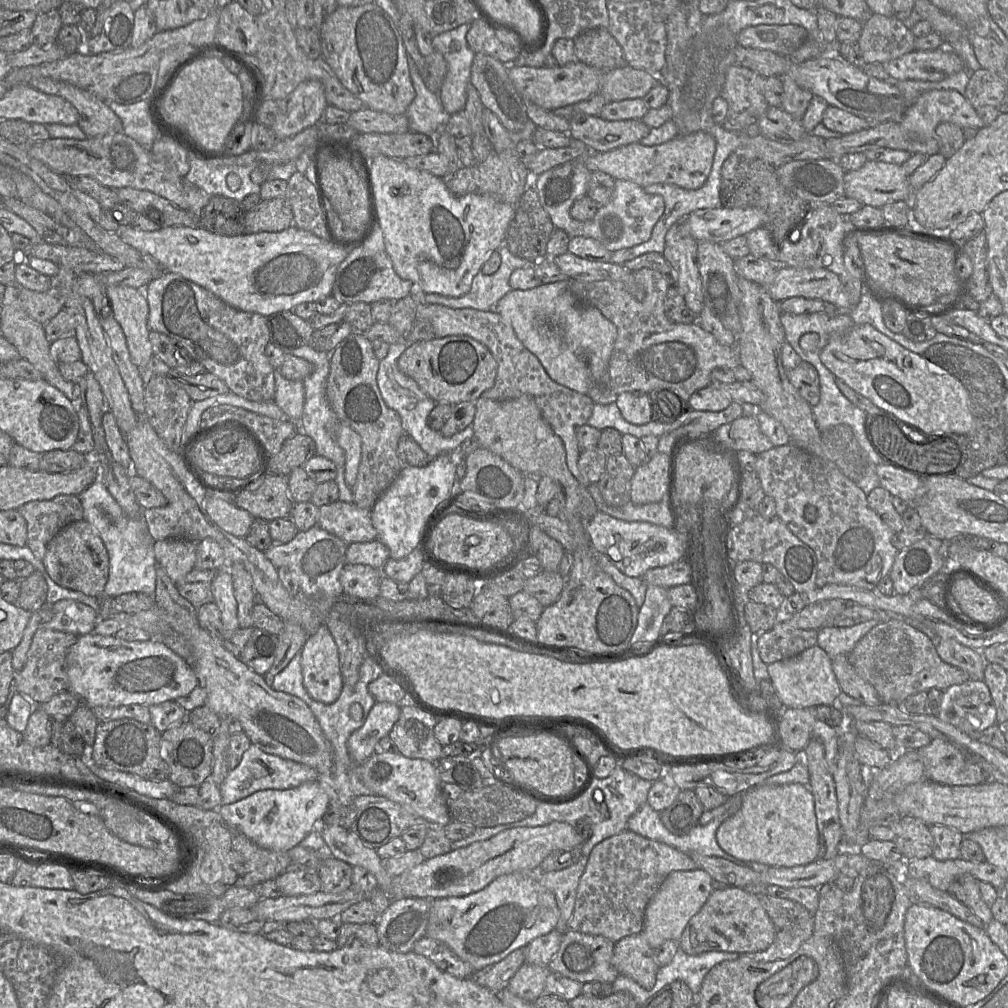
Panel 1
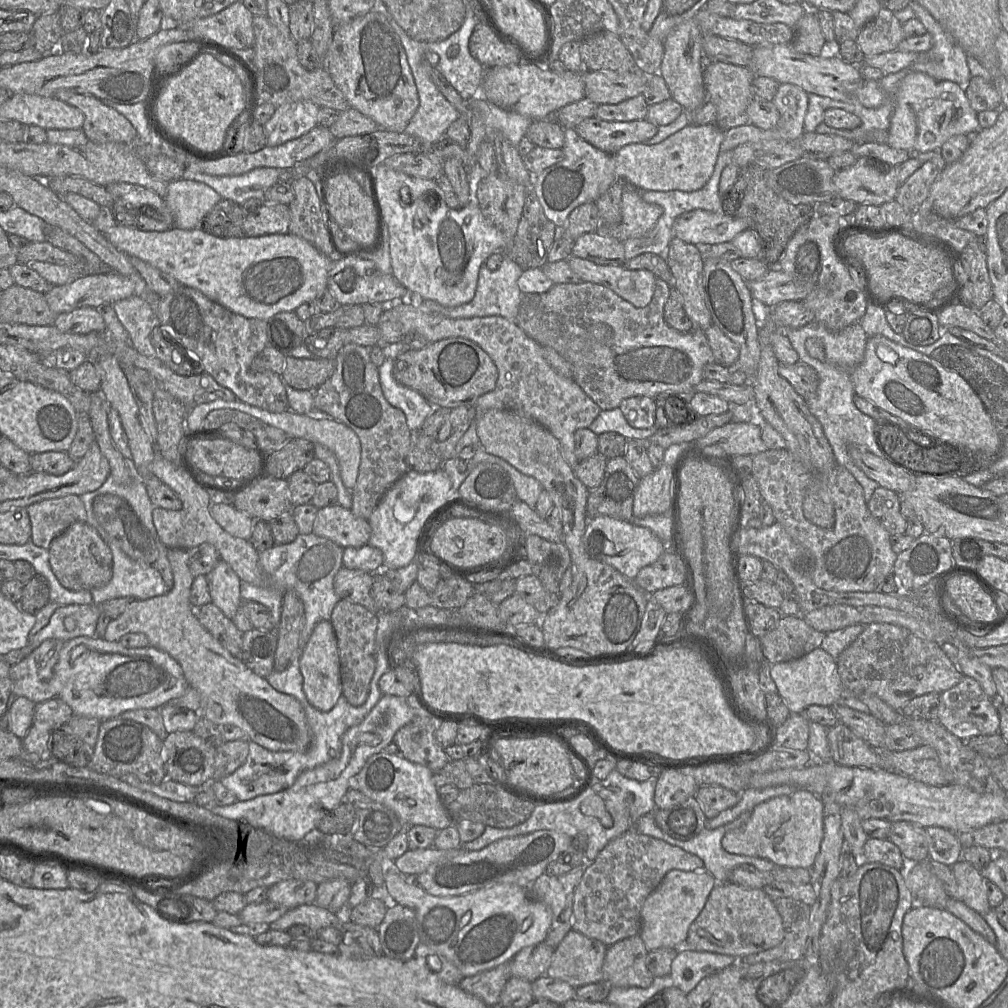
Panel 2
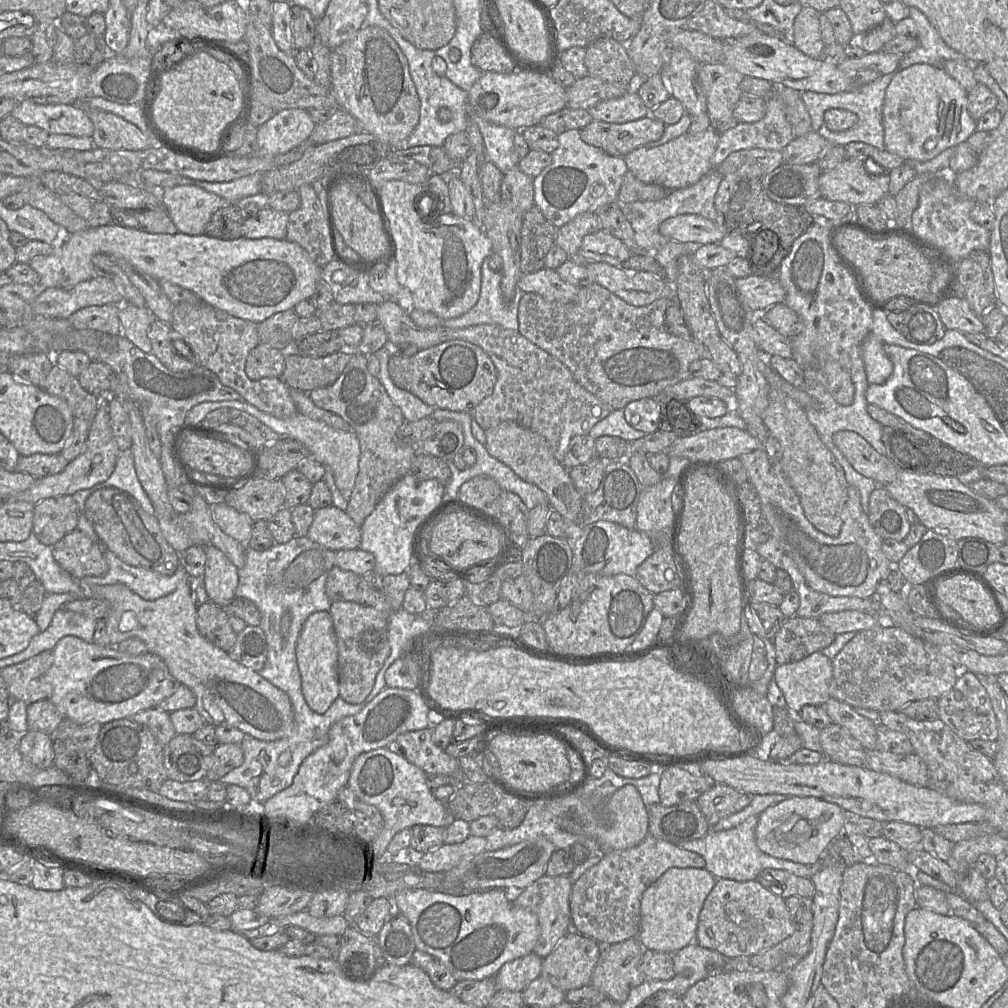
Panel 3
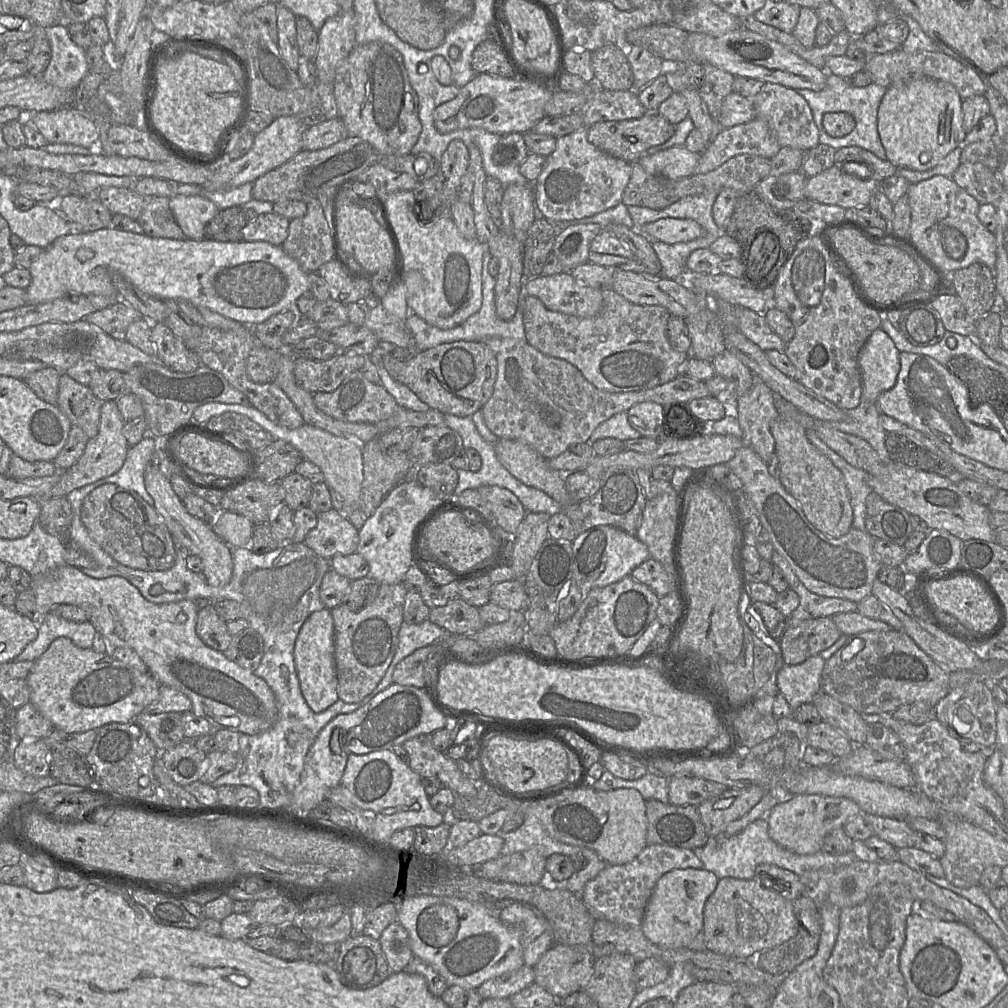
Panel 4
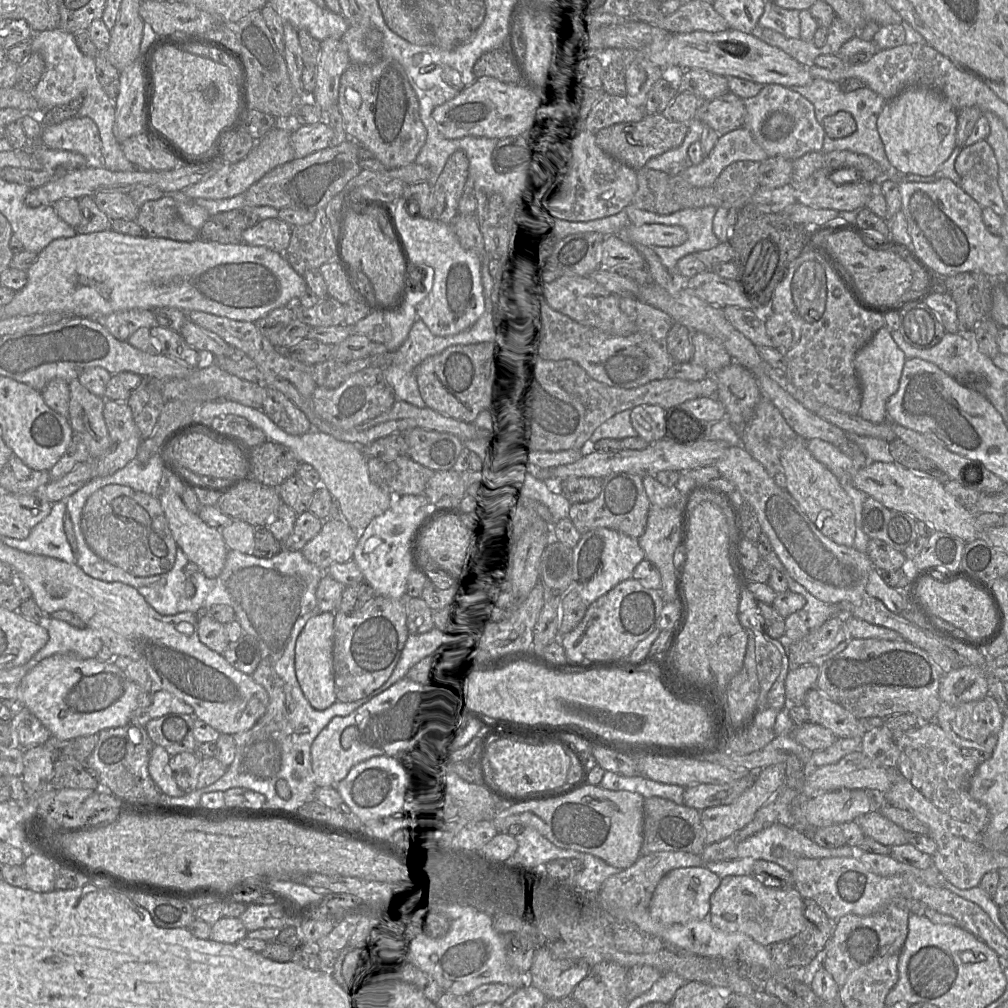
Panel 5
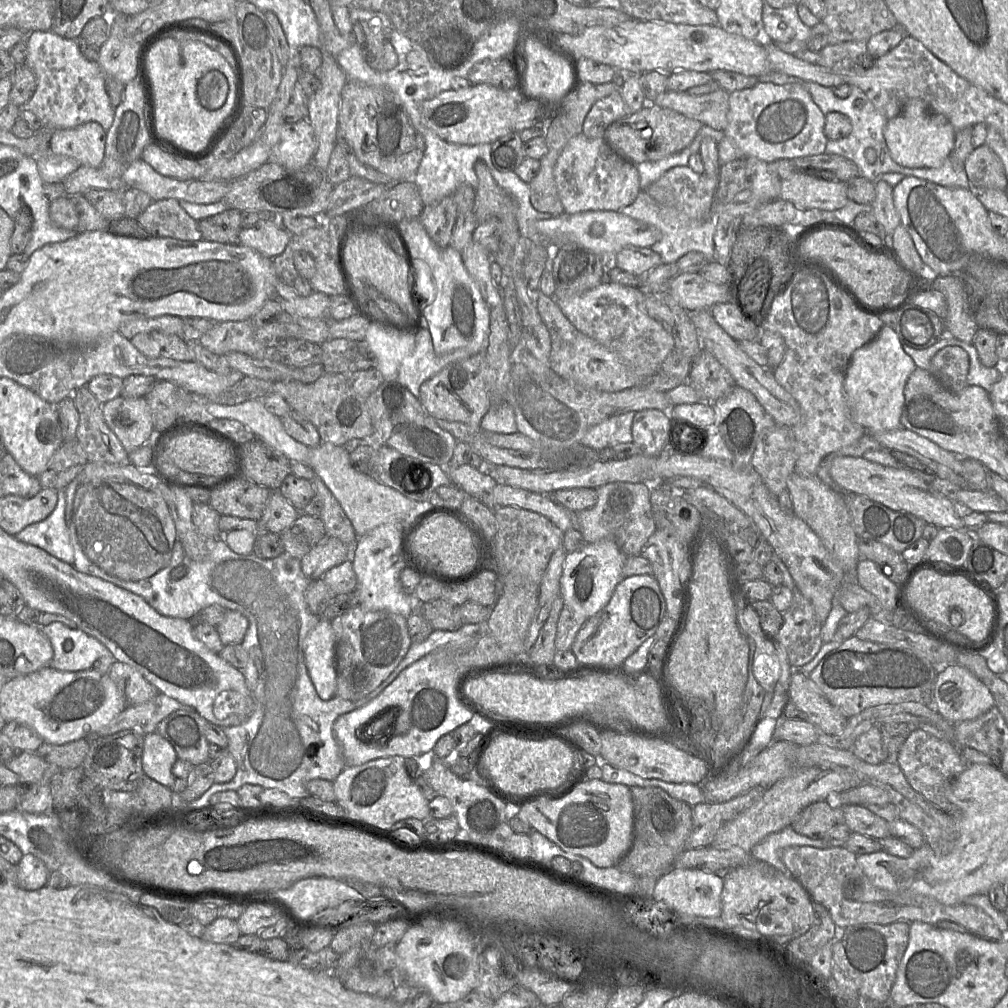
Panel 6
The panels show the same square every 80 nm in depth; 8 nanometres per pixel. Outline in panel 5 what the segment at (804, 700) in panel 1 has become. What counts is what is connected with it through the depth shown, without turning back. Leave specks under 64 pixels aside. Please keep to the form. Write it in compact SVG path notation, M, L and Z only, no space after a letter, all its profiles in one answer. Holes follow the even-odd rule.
M807 664L789 670L785 680L785 696L788 705L803 705L806 693L816 687L819 668Z

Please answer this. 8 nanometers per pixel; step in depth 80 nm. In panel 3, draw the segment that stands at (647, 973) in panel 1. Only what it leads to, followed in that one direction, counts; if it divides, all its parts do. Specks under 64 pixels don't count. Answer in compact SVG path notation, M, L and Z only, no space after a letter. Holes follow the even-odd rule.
M637 938L602 945L590 984L606 998L616 1003L624 1002L631 989L646 980L640 966L643 951Z

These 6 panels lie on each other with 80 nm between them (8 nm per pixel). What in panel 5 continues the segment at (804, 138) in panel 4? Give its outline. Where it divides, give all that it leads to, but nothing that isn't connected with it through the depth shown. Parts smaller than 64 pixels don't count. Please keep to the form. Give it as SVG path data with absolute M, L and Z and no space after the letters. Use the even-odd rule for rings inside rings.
M779 84L763 85L761 91L754 97L743 99L746 114L744 127L746 127L755 142L766 152L768 157L781 156L794 160L809 152L818 152L823 149L825 131L816 117L814 106L799 93Z

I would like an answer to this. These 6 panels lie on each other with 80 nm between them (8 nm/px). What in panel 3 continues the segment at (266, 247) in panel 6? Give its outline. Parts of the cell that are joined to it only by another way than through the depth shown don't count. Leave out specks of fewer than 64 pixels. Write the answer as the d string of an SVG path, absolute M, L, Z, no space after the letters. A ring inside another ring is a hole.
M263 208L245 220L242 235L248 239L286 239L289 213Z

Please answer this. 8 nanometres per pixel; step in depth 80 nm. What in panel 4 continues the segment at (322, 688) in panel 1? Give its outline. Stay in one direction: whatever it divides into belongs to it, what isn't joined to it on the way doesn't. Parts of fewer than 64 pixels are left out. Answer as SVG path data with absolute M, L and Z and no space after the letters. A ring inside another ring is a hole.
M330 609L313 612L302 625L294 647L294 661L301 692L315 712L320 713L338 699L338 679L335 663L334 621Z

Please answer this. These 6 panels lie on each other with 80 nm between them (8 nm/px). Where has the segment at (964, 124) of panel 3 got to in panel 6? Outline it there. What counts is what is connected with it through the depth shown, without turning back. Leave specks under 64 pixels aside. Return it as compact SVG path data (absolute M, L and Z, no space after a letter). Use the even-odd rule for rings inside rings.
M910 99L898 116L887 121L883 135L891 158L899 165L938 168L952 153L956 131L946 117L931 112L922 100Z

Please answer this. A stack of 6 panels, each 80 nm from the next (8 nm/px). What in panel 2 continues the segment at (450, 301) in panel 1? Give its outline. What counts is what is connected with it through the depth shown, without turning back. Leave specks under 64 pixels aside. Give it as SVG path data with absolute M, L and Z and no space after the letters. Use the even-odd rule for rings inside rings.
M504 253L503 261L497 270L491 271L485 264L481 266L475 296L470 302L455 307L447 307L434 300L423 299L418 307L423 311L430 311L431 313L438 313L455 319L502 316L516 323L519 307L524 295L517 284L517 280L521 276L522 272L523 269L512 260L509 254Z

